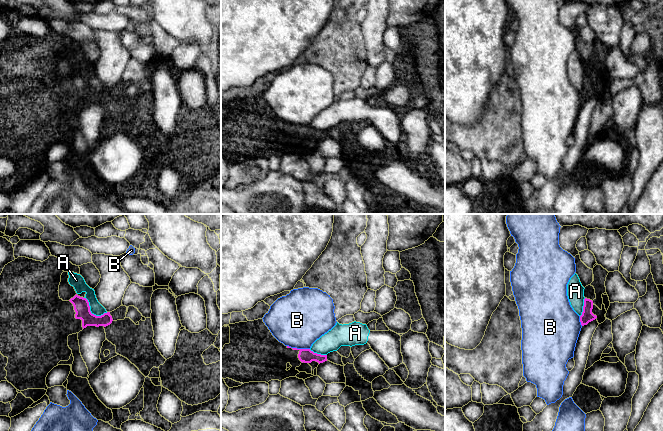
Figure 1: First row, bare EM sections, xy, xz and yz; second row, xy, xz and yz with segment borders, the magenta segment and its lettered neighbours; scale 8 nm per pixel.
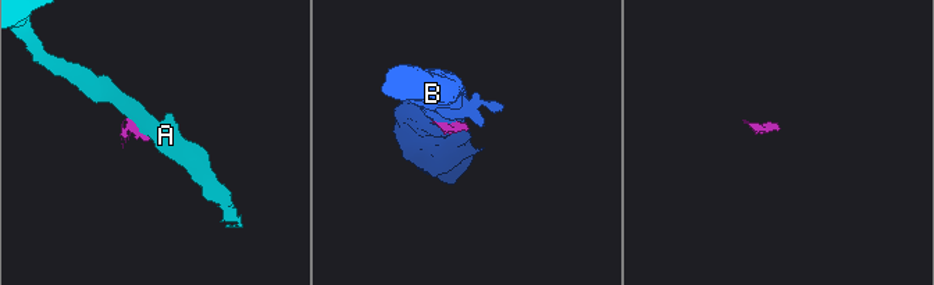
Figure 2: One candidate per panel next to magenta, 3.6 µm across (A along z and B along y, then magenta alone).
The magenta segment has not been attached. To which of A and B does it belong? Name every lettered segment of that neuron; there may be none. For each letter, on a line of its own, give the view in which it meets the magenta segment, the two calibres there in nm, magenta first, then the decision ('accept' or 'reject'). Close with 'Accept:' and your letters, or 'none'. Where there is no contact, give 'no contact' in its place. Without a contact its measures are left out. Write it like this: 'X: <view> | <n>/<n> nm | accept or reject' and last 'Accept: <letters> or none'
A: xy | 130/100 nm | reject
B: xz | 110/440 nm | reject
Accept: none

